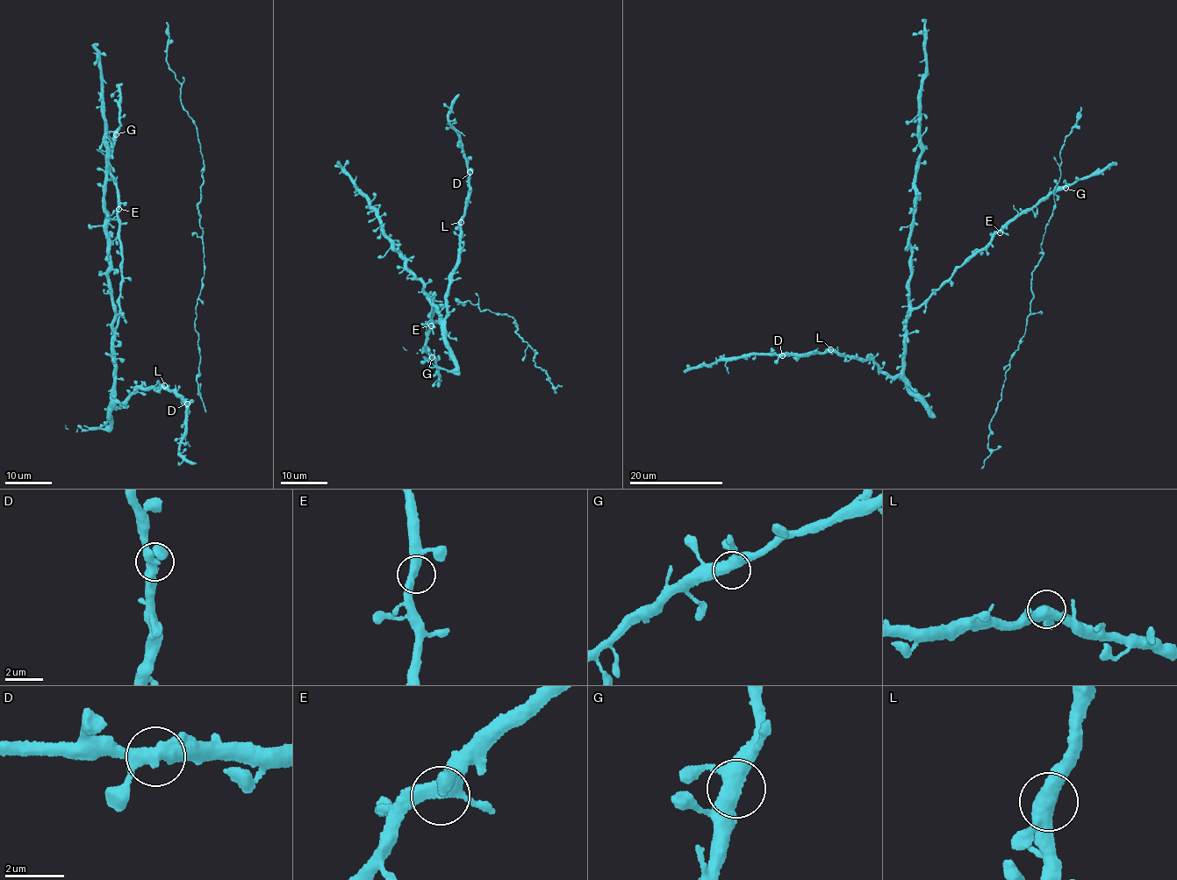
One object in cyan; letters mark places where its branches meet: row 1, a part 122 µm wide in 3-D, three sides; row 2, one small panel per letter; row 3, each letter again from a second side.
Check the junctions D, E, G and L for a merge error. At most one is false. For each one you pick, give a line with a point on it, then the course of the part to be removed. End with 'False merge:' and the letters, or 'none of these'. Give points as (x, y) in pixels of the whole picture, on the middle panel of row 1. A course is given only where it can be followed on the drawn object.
False merge: none of these

